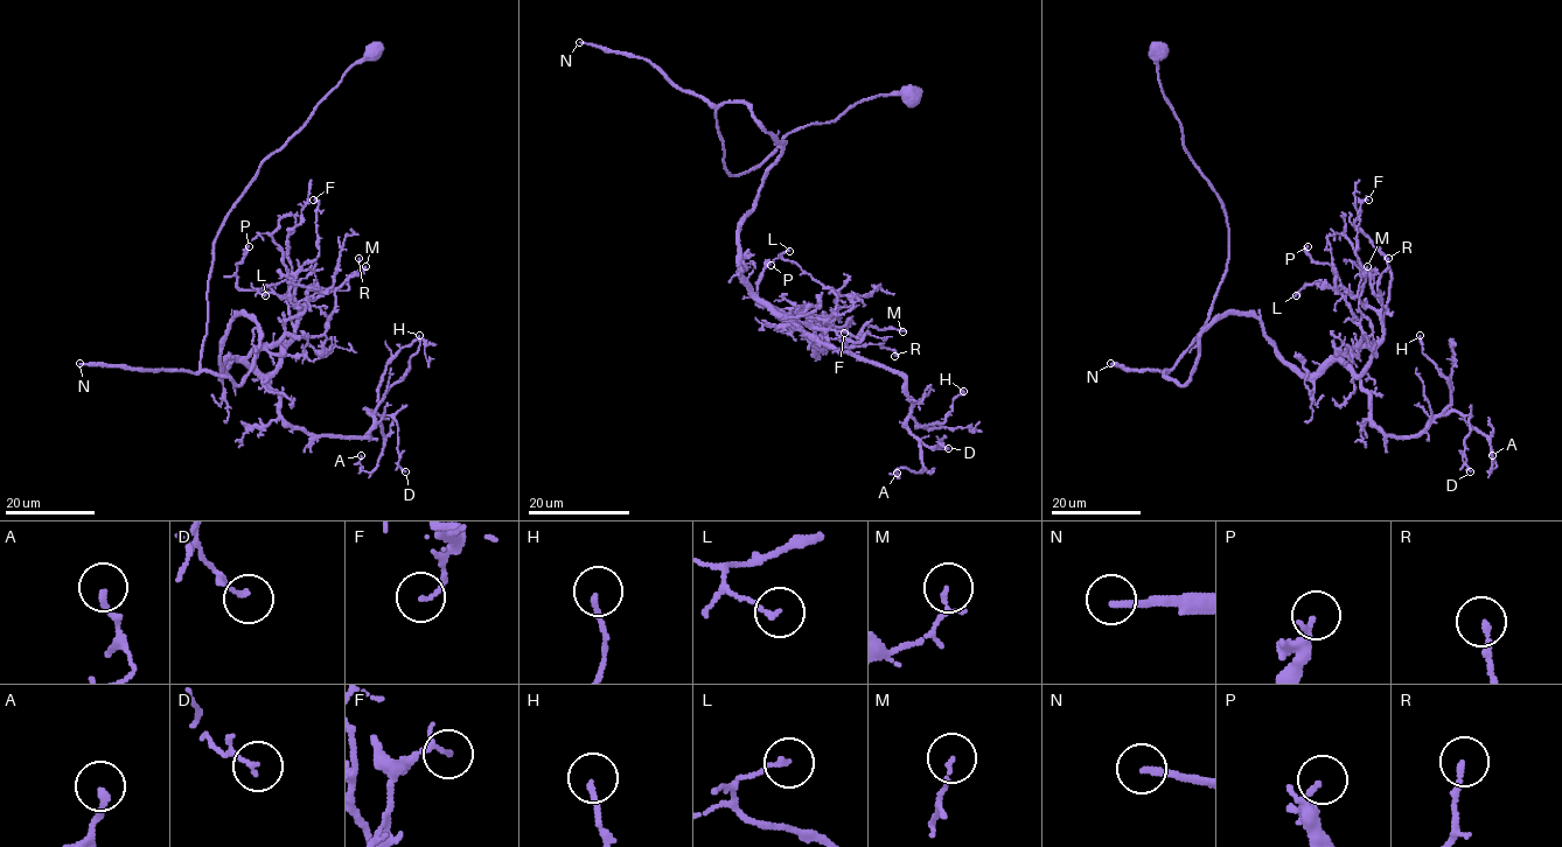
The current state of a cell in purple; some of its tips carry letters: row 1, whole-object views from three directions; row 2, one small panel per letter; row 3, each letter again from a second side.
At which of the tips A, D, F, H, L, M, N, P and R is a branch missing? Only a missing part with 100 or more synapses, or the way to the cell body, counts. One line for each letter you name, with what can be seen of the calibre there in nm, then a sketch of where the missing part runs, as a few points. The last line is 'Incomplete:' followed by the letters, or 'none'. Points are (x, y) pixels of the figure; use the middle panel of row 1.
N: 200 nm thick
Incomplete: N

